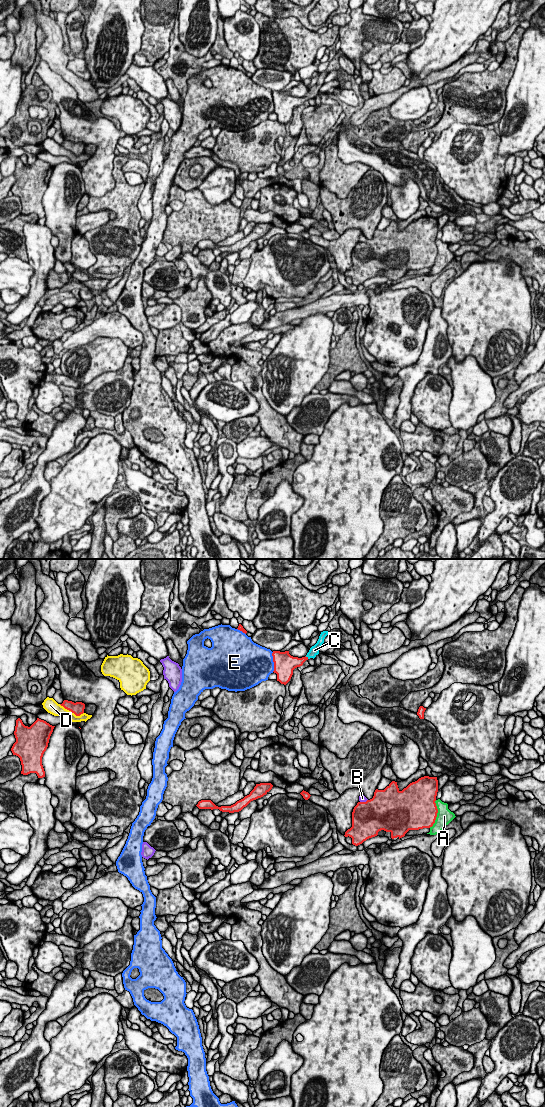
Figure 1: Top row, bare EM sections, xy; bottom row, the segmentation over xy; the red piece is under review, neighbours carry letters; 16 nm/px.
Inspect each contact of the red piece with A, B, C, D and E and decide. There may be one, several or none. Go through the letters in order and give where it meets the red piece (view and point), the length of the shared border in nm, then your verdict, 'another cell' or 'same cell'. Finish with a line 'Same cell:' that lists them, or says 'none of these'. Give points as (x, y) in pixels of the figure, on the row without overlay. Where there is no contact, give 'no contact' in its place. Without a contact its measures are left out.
A: contact xy (436, 254); length 460 nm; another cell
B: contact xy (363, 242); length 140 nm; another cell
C: contact xy (307, 97); length 70 nm; same cell
D: contact xy (71, 151); length 420 nm; another cell
E: contact xy (273, 101); length 320 nm; another cell
Same cell: C

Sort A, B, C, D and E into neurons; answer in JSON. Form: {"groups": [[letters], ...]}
{"groups": [["A"], ["B"], ["C"], ["D"], ["E"]]}

